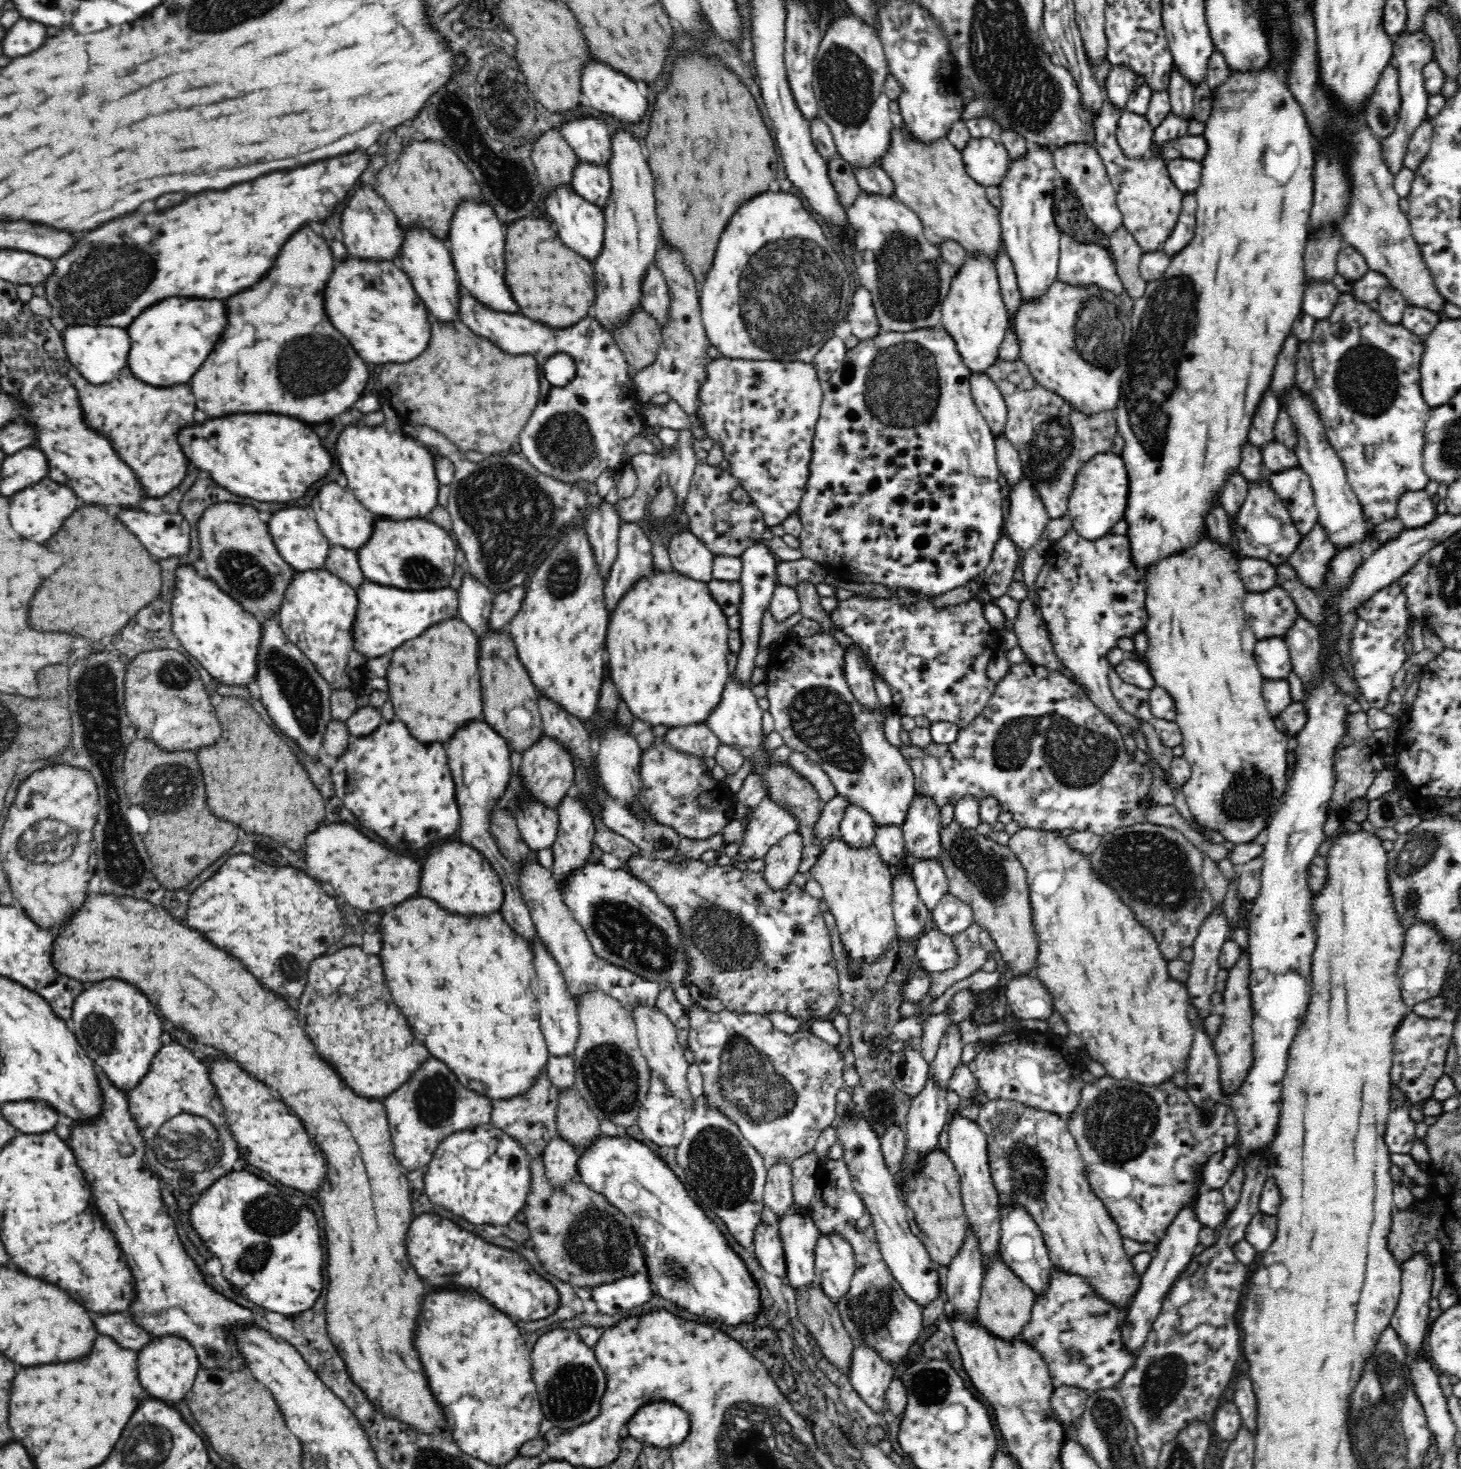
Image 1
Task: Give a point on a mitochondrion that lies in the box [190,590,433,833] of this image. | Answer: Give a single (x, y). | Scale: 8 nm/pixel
(303, 696)

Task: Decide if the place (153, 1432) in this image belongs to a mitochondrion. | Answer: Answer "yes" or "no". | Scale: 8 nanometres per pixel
yes

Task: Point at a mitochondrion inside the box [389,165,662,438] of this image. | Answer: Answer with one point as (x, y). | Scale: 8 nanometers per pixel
(509, 200)

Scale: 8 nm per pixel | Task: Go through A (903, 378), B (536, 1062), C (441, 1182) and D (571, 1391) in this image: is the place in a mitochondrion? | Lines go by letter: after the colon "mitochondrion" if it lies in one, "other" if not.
A: mitochondrion
B: other
C: other
D: mitochondrion

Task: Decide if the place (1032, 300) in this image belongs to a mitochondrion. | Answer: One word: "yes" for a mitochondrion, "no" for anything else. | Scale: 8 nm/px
no

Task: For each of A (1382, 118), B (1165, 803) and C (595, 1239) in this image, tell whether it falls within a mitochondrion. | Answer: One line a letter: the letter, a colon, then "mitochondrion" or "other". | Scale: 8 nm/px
A: mitochondrion
B: other
C: mitochondrion

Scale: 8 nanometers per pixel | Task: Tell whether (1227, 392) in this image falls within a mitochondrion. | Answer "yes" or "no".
no

